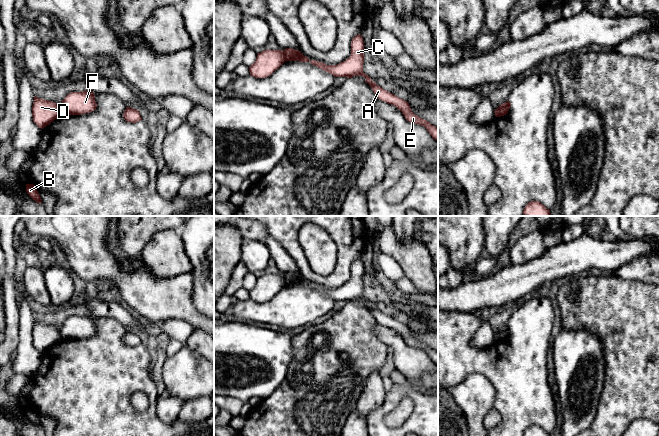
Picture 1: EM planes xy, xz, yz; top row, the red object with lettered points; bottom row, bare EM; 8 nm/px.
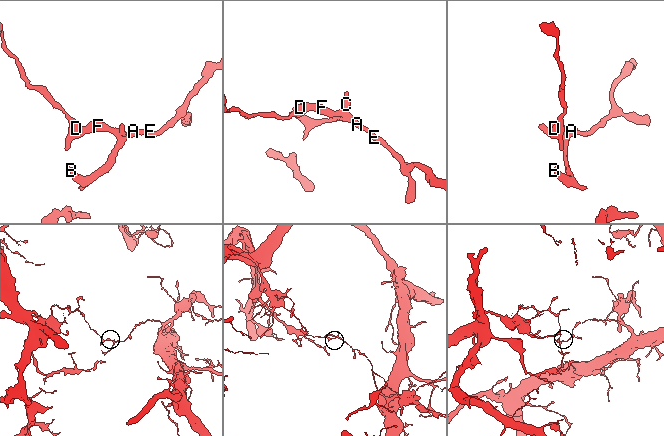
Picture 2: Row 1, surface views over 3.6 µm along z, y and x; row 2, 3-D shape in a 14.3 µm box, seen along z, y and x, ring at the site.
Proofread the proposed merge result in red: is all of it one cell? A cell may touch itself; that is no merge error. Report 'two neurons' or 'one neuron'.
two neurons

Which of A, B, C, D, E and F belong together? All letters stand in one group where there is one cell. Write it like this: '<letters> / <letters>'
A B C E F / D

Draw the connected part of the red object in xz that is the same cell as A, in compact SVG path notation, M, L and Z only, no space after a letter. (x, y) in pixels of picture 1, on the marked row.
M360 34L353 37L351 41L351 55L345 61L337 65L326 65L323 62L315 60L311 60L310 62L312 65L315 65L318 68L332 74L334 77L352 78L353 76L357 75L363 76L366 79L365 82L369 84L378 99L397 107L407 121L424 126L432 138L438 140L437 127L415 115L407 101L404 101L396 95L384 90L382 87L378 86L374 81L372 81L371 77L363 72L364 42Z

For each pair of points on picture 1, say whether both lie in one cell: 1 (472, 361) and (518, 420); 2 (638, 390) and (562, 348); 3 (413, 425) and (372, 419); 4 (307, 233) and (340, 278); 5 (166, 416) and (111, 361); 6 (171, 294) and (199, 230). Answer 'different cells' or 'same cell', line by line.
1: same cell
2: different cells
3: same cell
4: different cells
5: different cells
6: different cells

